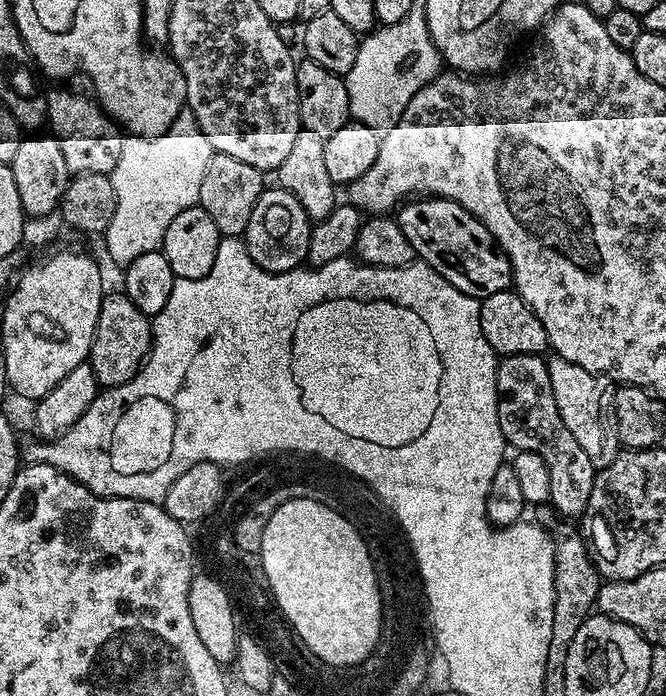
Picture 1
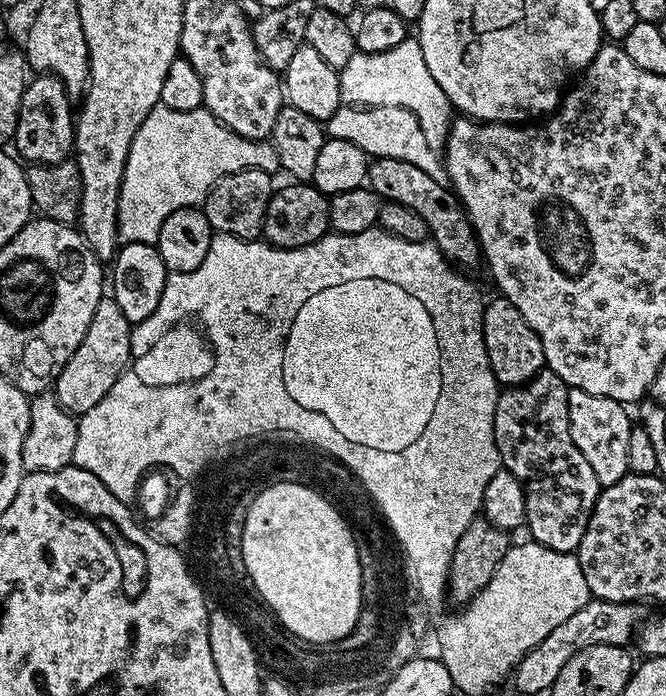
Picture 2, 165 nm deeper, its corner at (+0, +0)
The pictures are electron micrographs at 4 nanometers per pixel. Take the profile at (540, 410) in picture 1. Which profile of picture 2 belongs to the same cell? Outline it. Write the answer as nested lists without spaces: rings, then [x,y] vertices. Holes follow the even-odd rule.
[[[547,366],[538,374],[534,374],[534,378],[530,378],[525,384],[505,387],[496,398],[496,409],[494,410],[494,438],[496,439],[496,449],[500,451],[500,462],[503,471],[514,474],[514,478],[518,478],[518,482],[524,488],[524,497],[526,498],[526,532],[532,535],[529,537],[531,537],[535,543],[542,545],[544,548],[554,550],[555,552],[575,553],[582,542],[582,534],[586,534],[586,526],[590,522],[590,514],[594,510],[602,486],[598,482],[598,478],[594,478],[594,470],[590,470],[590,462],[586,462],[586,458],[582,458],[578,446],[574,446],[574,438],[570,434],[568,389],[568,385],[562,382],[562,378],[558,378],[558,374],[551,372]]]

